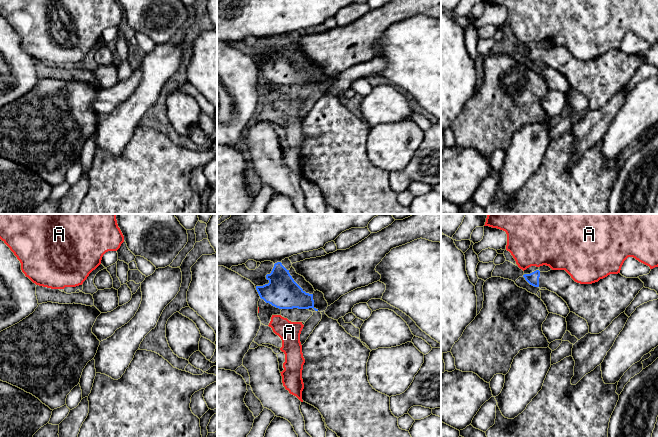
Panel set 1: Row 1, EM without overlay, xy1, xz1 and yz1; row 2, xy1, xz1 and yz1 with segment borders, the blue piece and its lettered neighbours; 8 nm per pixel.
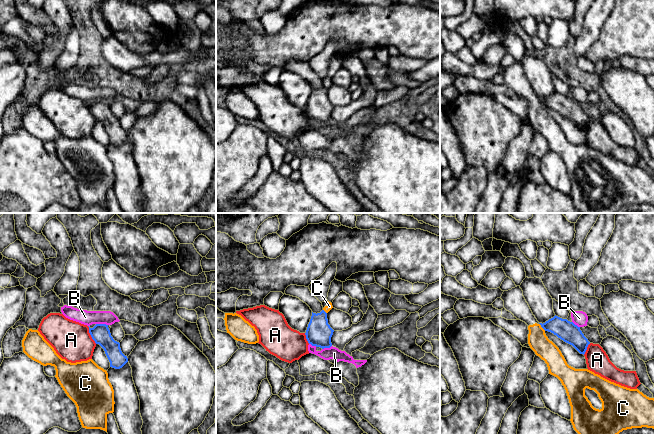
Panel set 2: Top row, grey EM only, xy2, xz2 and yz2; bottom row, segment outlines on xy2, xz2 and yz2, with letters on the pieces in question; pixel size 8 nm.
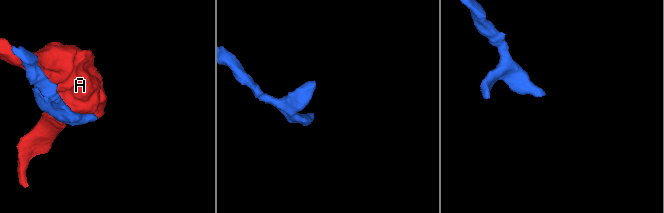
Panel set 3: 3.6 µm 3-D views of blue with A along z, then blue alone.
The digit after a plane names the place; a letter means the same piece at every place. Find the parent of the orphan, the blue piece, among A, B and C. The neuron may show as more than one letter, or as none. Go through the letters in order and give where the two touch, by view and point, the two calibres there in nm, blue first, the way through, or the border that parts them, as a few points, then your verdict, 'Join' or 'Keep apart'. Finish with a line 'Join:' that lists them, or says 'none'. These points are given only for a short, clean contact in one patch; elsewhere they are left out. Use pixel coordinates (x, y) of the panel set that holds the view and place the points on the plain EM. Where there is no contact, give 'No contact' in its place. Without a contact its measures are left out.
A: Touches blue at xy2 (90, 110). Thickness 160 nm (blue) against 320 nm. Keep apart
B: Touches blue at xy2 (102, 100). Thickness 160 nm (blue) against 120 nm. Boundary: xy2 (96, 99), (105, 99), (107, 101). Keep apart
C: Touches blue at yz2 (542, 103). Thickness 160 nm (blue) against 160 nm. Boundary: yz2 (539, 99), (545, 106). Keep apart
Join: none

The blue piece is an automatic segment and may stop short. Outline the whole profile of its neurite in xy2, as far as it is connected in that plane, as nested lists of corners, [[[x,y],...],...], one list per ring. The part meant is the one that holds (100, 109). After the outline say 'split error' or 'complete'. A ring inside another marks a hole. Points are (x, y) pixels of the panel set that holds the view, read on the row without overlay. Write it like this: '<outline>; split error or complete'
[[[96,100],[93,104],[89,103],[89,109],[95,119],[104,125],[110,143],[120,145],[128,138],[127,132],[121,127],[120,119],[111,112],[108,101]]]; complete

